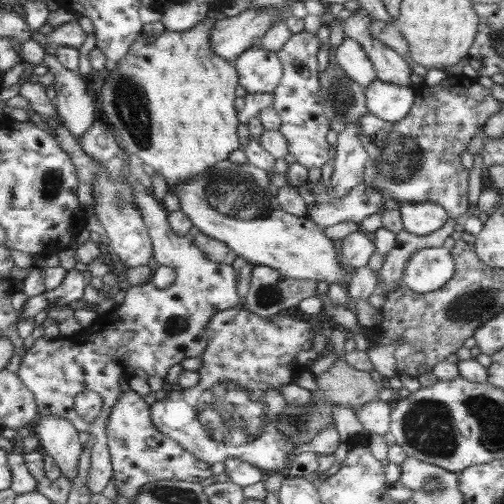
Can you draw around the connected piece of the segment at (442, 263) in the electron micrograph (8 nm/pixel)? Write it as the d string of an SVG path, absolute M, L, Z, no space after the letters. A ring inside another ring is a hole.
M446 247L422 248L411 254L402 274L402 284L424 294L442 288L454 276L455 264Z

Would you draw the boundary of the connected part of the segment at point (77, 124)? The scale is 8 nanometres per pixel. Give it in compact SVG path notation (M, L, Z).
M48 44L45 48L47 54L44 65L56 77L55 101L59 106L61 124L72 130L76 138L84 138L101 117L99 110L96 110L96 99L90 96L90 88L84 76L76 74L60 62L59 47Z

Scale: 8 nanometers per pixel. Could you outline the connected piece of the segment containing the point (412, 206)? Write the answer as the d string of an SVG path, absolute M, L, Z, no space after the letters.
M432 201L401 203L399 211L403 229L418 236L426 236L440 230L449 220L448 212Z

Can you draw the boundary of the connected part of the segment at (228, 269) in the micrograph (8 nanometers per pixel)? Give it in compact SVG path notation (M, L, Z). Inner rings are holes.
M134 179L132 183L134 183L138 203L144 211L144 217L148 221L148 228L150 228L151 237L155 244L155 264L175 268L176 272L179 272L178 281L169 289L165 289L164 292L158 290L153 279L144 282L144 284L127 287L124 302L113 311L100 311L100 318L93 328L86 327L82 333L72 337L59 336L55 339L49 339L43 336L39 338L27 352L20 372L20 377L24 380L24 383L35 393L43 416L68 418L80 432L92 433L95 436L95 445L92 449L93 466L86 482L91 494L107 492L107 486L111 484L110 481L113 480L115 475L113 457L109 446L108 420L111 420L114 406L123 396L123 392L120 391L122 377L130 381L132 377L137 376L138 370L142 370L149 376L161 377L165 382L172 366L180 365L187 358L200 357L206 351L208 340L210 340L206 329L212 316L218 312L237 307L240 302L238 282L232 265L213 261L195 245L192 237L180 236L172 228L169 220L170 212L164 207L162 201L158 201L148 194L148 182L146 180ZM88 390L100 392L105 399L104 412L96 422L86 422L77 410L78 394Z

